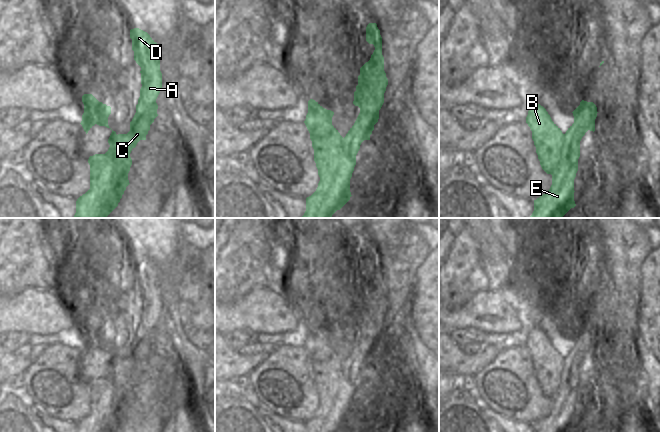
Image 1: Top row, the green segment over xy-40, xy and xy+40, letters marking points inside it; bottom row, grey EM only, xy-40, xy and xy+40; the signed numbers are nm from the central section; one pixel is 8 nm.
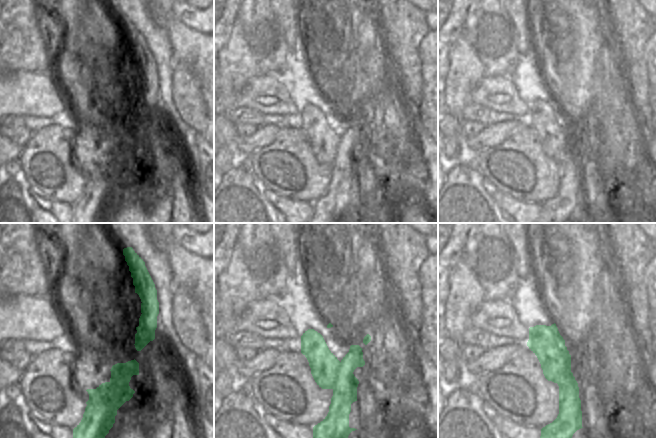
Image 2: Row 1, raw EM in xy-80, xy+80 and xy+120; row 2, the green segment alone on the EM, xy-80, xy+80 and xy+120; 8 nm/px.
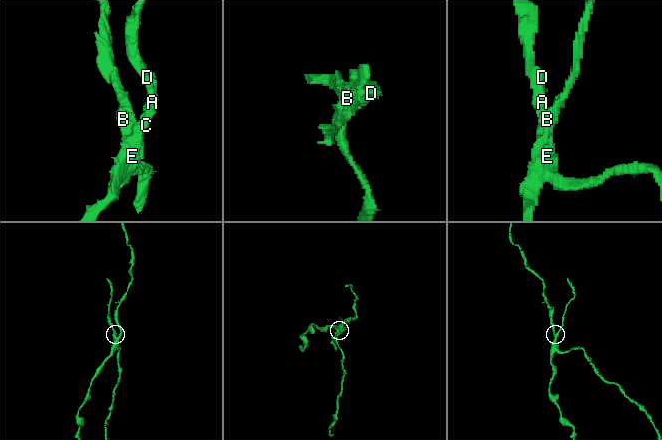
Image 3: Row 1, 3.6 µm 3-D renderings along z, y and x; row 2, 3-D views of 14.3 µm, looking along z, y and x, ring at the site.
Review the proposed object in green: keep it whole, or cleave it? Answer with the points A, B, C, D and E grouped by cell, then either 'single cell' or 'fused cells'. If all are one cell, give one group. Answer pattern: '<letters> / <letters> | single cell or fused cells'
A C D E / B | fused cells

